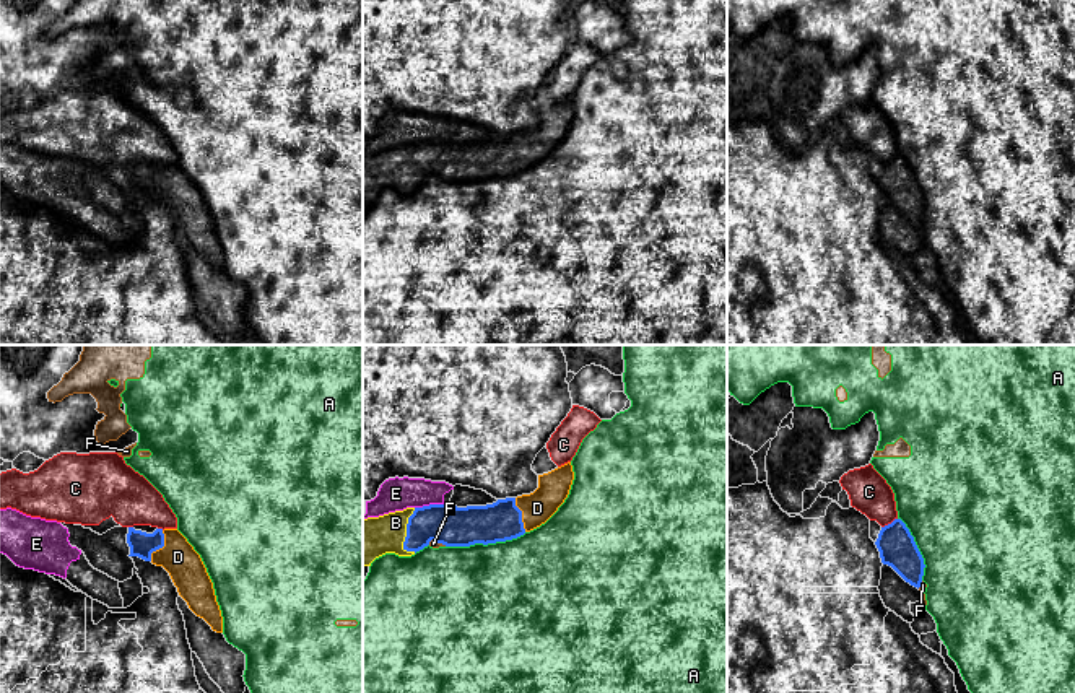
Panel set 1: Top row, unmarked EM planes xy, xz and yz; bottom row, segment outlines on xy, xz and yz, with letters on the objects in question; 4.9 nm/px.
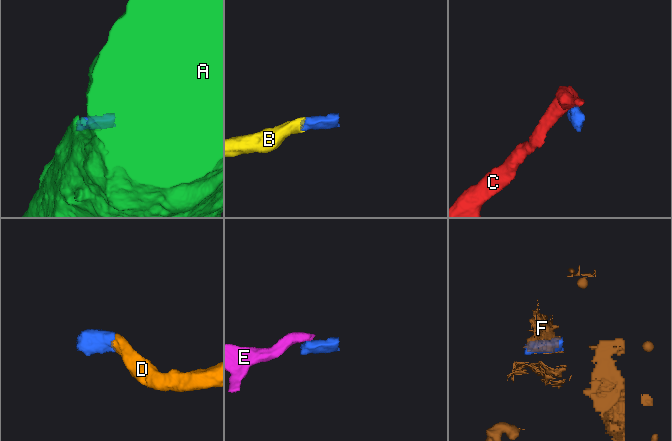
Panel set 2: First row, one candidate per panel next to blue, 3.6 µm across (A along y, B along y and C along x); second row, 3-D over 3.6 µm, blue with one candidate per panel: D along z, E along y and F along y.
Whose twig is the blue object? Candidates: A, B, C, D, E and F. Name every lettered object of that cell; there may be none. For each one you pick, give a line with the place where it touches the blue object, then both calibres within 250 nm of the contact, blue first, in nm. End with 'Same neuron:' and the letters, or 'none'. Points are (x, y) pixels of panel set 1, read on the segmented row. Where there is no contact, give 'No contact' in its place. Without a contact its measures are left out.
B: Touches blue at xz (407, 531). Thickness 200 nm (blue) against 220 nm
D: Touches blue at xy (161, 547). Thickness 120 nm (blue) against 180 nm
Same neuron: B, D

